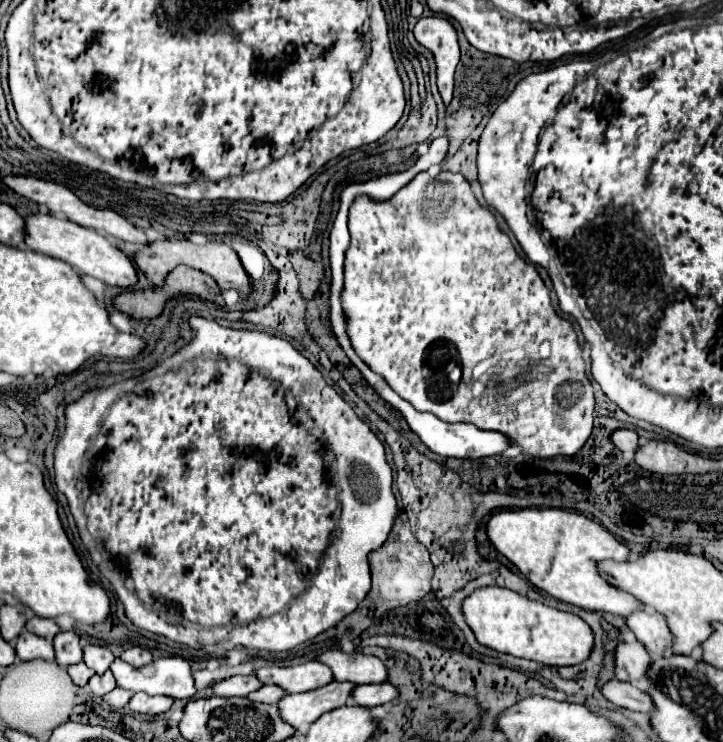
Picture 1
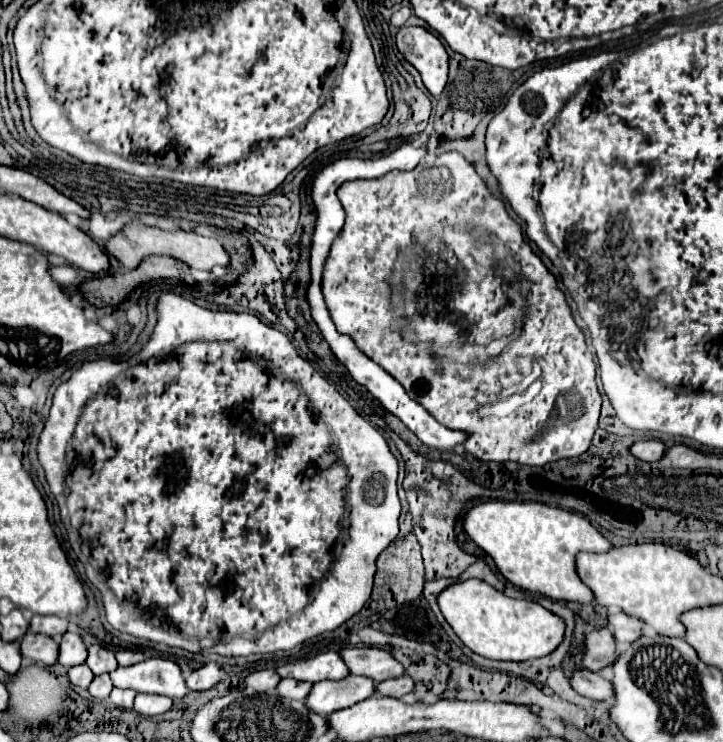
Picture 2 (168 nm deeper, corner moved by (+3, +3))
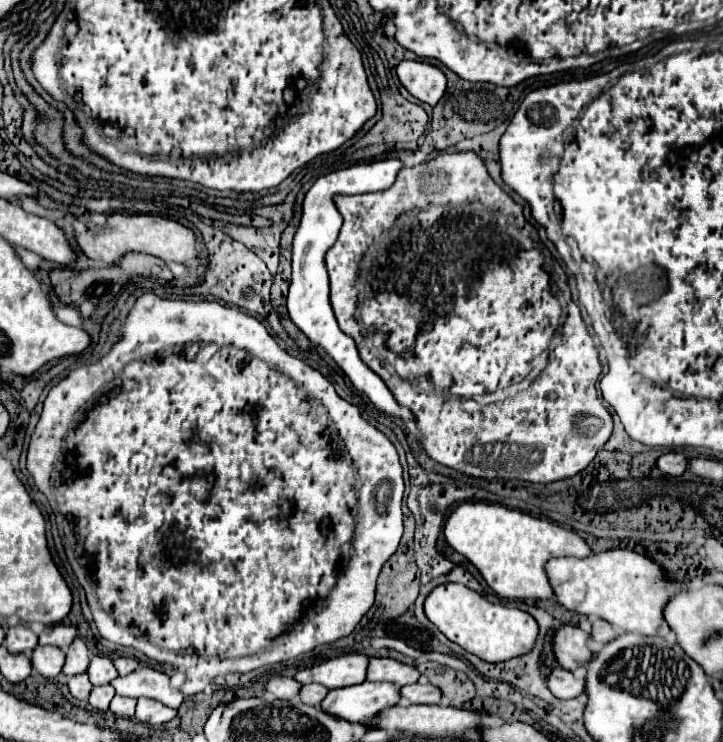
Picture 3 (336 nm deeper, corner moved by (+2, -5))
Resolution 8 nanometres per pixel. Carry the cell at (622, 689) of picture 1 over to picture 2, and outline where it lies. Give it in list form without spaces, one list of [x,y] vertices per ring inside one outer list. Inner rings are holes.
[[[577,670],[571,676],[571,686],[585,698],[591,700],[613,700],[613,684],[591,670]]]

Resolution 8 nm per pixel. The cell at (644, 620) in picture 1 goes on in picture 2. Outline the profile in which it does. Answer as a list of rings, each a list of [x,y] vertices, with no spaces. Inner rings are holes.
[[[609,608],[609,628],[615,634],[617,648],[623,652],[637,640],[637,636],[643,634],[643,620],[637,620],[635,616],[625,616],[621,608]],[[613,626],[613,628],[611,628]]]

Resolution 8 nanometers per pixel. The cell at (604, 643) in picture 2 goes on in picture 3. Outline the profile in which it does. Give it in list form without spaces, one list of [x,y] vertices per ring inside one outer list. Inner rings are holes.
[[[562,624],[552,638],[552,652],[556,662],[566,670],[574,670],[586,664],[592,658],[586,640],[588,640],[588,632],[580,630],[578,626]]]

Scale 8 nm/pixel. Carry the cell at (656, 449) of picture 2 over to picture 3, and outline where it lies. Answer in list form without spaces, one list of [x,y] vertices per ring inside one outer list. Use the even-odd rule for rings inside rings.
[[[668,452],[664,456],[660,456],[658,460],[658,468],[664,472],[664,474],[670,474],[670,476],[678,476],[678,474],[684,474],[686,468],[688,468],[688,458],[680,452]]]

